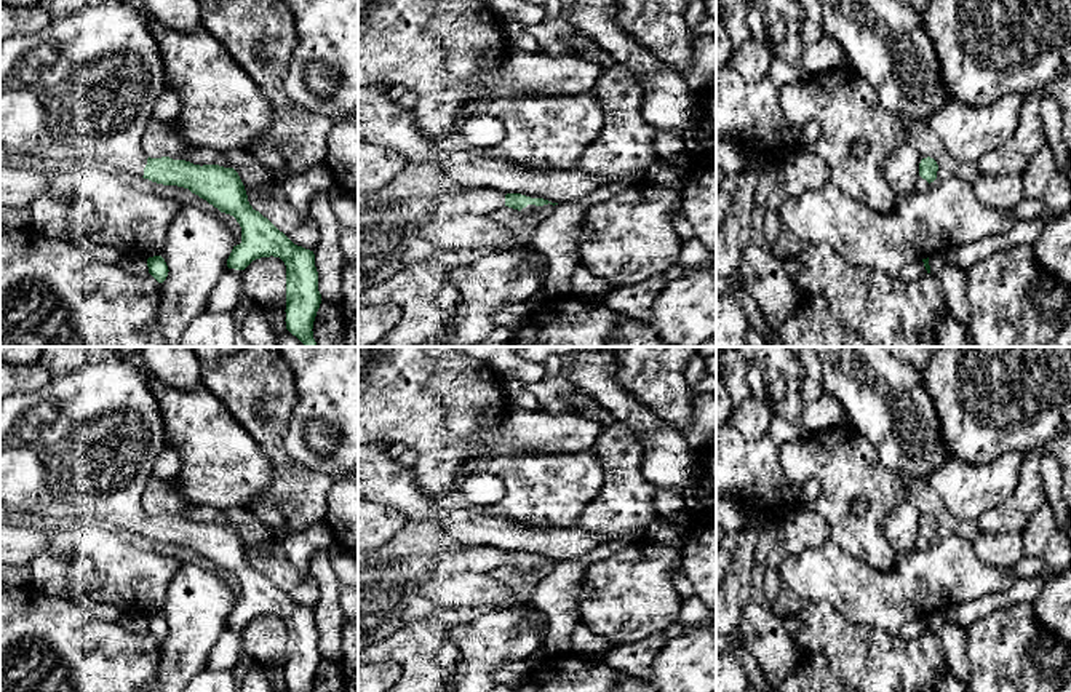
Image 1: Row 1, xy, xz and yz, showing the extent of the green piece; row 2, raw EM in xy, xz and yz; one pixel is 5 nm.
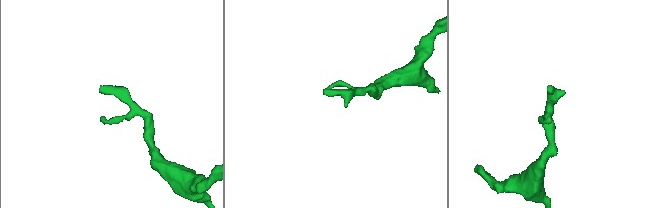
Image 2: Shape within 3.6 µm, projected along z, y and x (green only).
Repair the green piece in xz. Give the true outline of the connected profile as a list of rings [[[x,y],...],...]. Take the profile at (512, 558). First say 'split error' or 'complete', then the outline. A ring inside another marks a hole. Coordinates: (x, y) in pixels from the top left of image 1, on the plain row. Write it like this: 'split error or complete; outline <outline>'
split error; outline [[[465,547],[457,553],[406,556],[398,566],[358,564],[358,654],[404,625],[436,617],[440,603],[420,590],[428,579],[548,561],[558,563],[496,547]]]

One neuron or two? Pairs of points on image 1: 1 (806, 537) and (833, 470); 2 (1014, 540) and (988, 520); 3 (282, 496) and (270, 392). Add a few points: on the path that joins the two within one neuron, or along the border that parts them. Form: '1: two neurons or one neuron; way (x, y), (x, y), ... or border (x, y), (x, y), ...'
1: two neurons; border (808, 505), (825, 520), (830, 540)
2: two neurons; border (1022, 532), (980, 534)
3: one neuron; way (282, 470), (282, 462), (270, 440), (270, 417)

